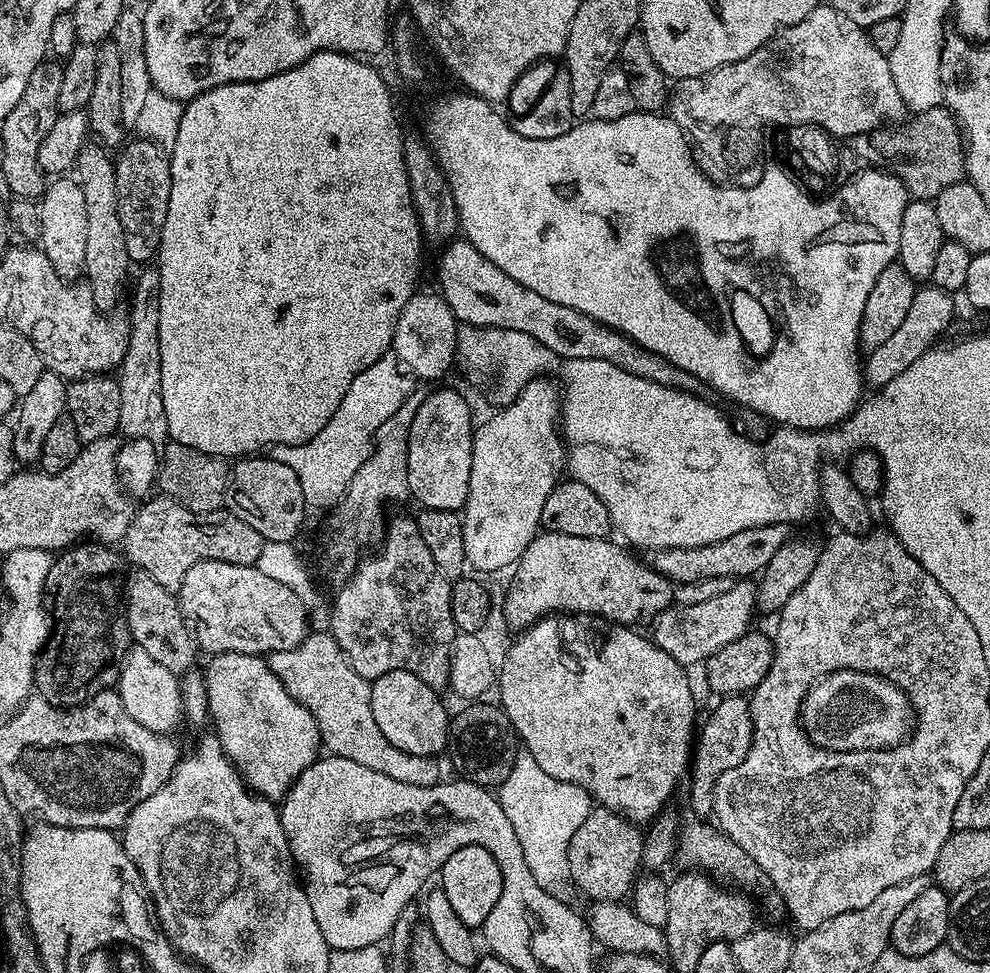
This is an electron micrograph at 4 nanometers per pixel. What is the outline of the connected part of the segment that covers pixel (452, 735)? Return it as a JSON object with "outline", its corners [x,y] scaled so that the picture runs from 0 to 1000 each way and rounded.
{"outline":[[[479,721],[458,735],[454,745],[453,776],[466,801],[492,810],[503,810],[518,791],[523,763],[507,728],[500,723]]]}

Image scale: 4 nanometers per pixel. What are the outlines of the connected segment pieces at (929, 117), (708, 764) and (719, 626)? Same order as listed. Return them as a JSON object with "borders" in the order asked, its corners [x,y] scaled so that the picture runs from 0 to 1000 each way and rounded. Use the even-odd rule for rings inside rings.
{"borders":[[[[940,111],[928,116],[906,136],[886,134],[876,141],[873,160],[877,164],[897,164],[896,172],[917,192],[918,202],[940,207],[956,191],[975,184],[976,149],[957,111]]],[[[751,714],[736,715],[726,720],[727,725],[719,732],[719,737],[711,746],[711,750],[706,751],[705,760],[701,765],[701,793],[703,789],[703,799],[699,802],[699,818],[703,822],[707,822],[710,818],[715,818],[719,814],[719,801],[722,798],[738,794],[740,789],[746,789],[755,782],[756,772],[760,769],[760,753],[762,745],[760,743],[760,734],[758,724]]],[[[743,598],[740,602],[732,603],[730,608],[721,615],[713,615],[713,619],[676,623],[667,630],[663,641],[661,661],[677,676],[681,676],[688,684],[695,682],[710,683],[729,664],[737,664],[751,650],[757,649],[760,628],[766,622],[766,613],[760,609],[759,599]]]]}

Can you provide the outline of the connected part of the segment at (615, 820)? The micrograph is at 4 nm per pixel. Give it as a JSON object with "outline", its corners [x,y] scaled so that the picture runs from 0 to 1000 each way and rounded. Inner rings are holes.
{"outline":[[[603,829],[576,861],[574,898],[577,908],[584,909],[592,920],[599,921],[599,926],[629,926],[637,918],[648,890],[647,871],[648,855],[643,848],[630,842],[625,835]]]}

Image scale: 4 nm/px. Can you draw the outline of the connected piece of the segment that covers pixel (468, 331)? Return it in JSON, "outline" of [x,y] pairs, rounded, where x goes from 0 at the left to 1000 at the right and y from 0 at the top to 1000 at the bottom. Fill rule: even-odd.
{"outline":[[[465,335],[461,338],[461,370],[473,386],[494,391],[501,398],[505,413],[516,413],[536,391],[553,387],[564,375],[564,368],[535,343],[510,337]]]}

